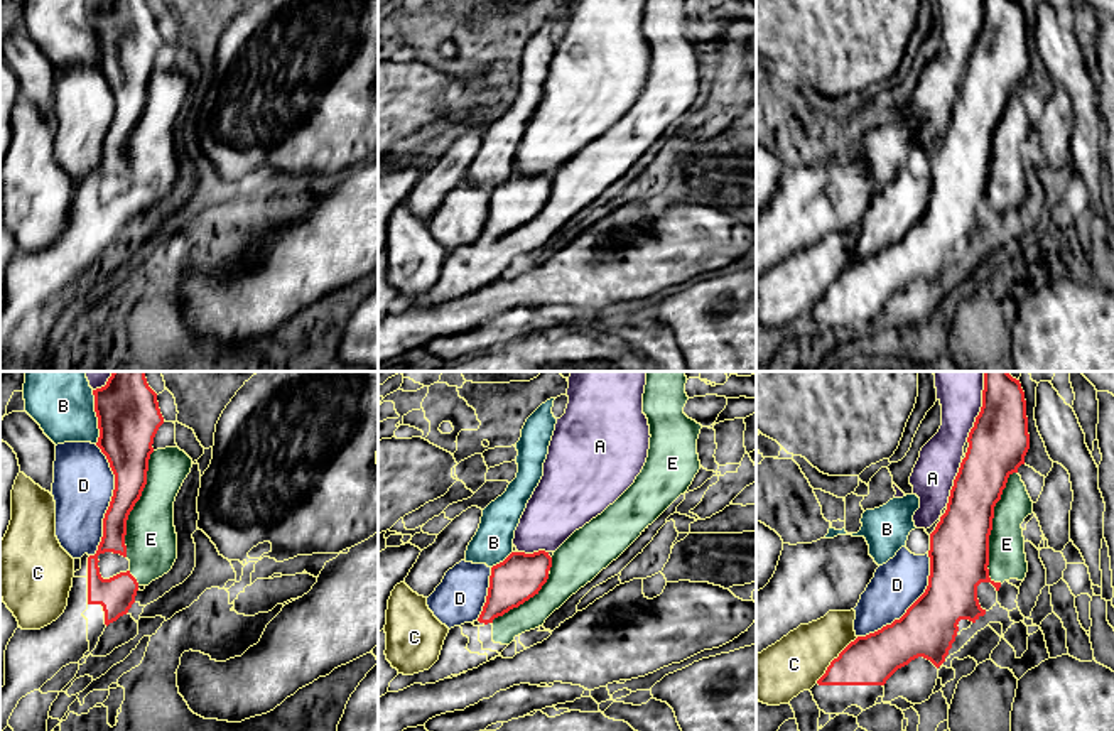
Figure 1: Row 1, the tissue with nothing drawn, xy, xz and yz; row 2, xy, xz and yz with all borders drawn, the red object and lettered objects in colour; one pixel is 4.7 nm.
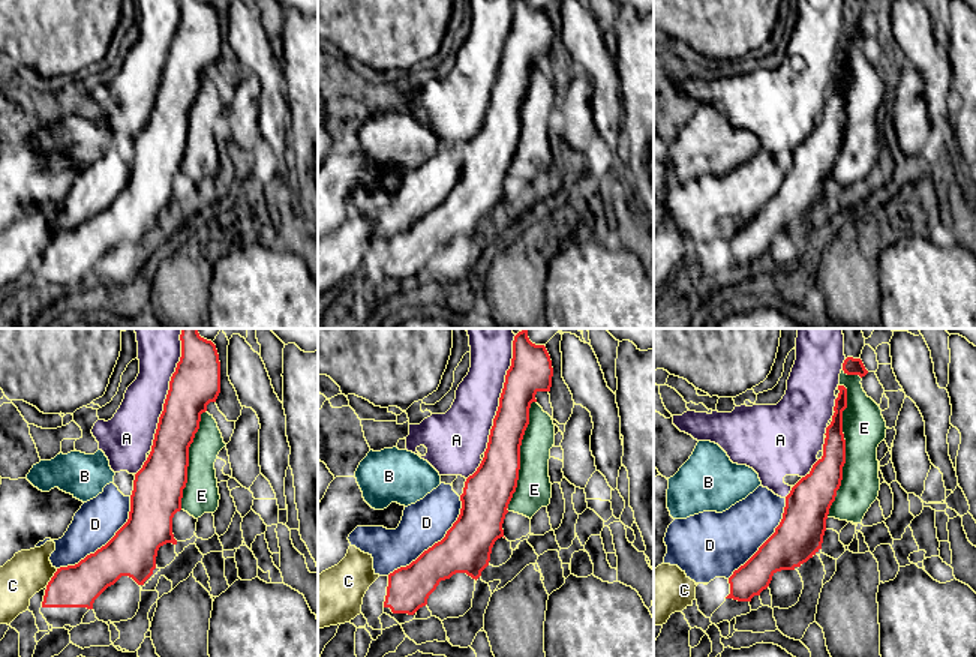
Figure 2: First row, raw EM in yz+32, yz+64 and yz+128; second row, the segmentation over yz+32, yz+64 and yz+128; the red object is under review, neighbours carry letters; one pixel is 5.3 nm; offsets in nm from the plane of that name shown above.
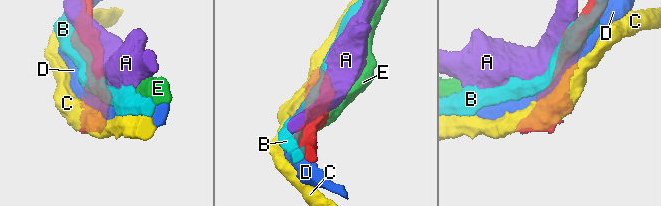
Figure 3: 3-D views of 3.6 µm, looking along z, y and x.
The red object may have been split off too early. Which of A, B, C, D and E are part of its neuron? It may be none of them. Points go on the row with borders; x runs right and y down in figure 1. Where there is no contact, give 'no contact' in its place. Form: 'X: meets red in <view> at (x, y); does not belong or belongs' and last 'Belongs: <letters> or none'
A: meets red in yz at (981, 407); does not belong
B: meets red in xy at (97, 416); does not belong
C: meets red in yz at (834, 659); does not belong
D: meets red in xy at (110, 502); does not belong
E: meets red in yz at (991, 527); belongs
Belongs: E

